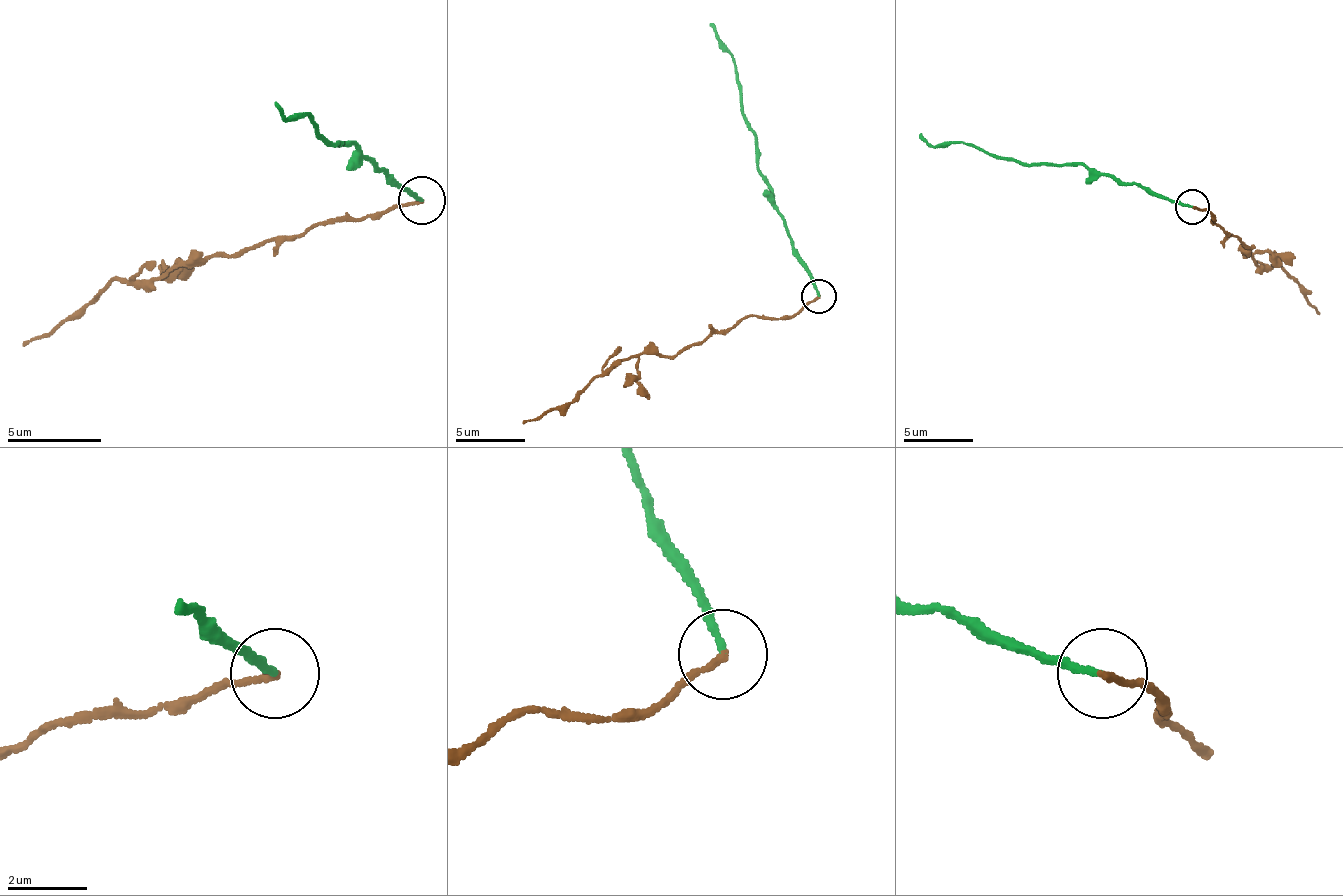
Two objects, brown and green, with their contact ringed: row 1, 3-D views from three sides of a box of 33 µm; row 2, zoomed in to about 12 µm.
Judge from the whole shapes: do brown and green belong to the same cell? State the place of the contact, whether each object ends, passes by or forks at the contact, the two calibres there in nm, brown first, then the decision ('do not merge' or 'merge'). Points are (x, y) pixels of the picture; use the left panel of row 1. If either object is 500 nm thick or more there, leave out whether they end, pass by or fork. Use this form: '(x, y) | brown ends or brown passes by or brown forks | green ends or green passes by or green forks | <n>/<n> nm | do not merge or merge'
(421, 200) | brown ends | green ends | 160/160 nm | do not merge

